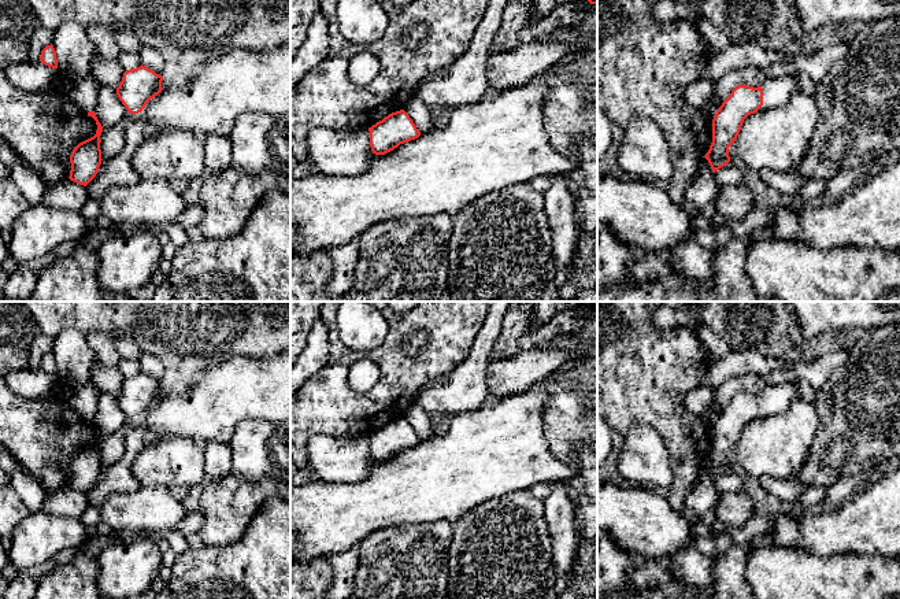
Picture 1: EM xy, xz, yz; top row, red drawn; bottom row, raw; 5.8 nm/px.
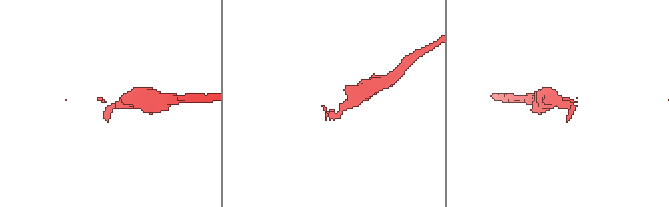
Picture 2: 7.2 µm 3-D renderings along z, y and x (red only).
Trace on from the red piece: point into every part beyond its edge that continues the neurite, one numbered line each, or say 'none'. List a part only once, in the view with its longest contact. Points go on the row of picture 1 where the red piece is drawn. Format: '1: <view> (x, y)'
1: yz (777, 91)

